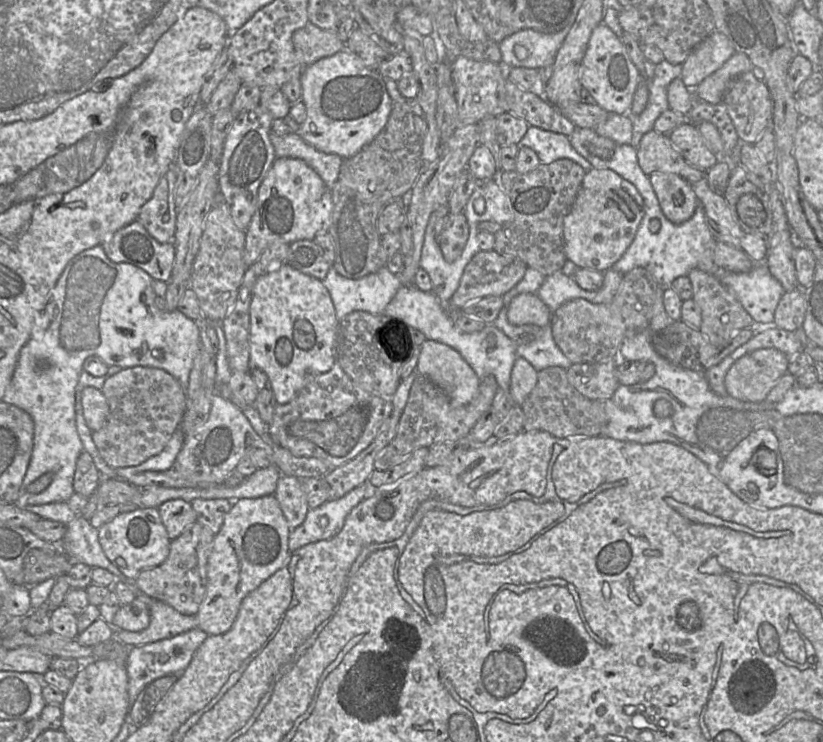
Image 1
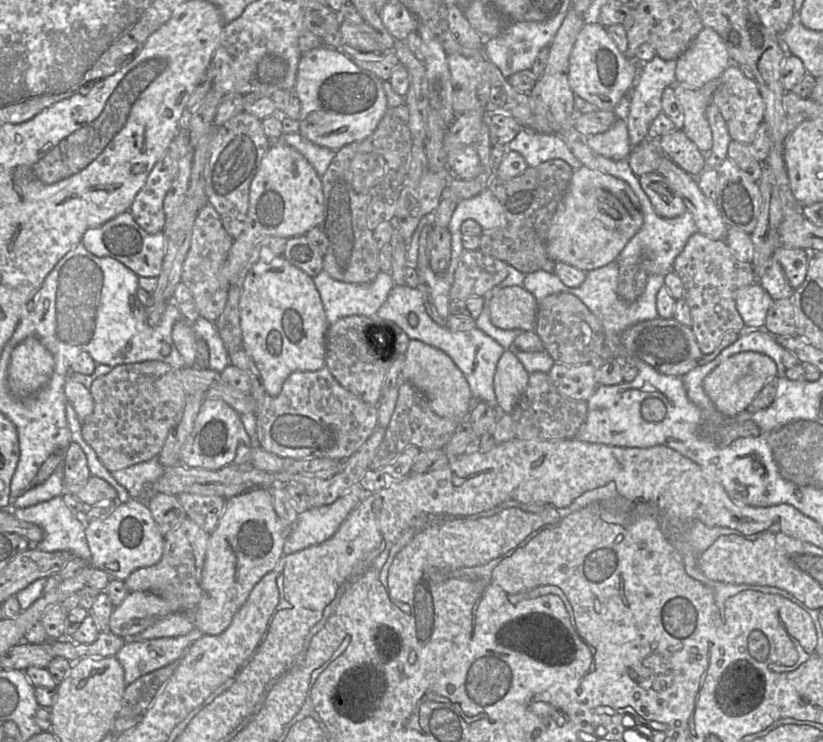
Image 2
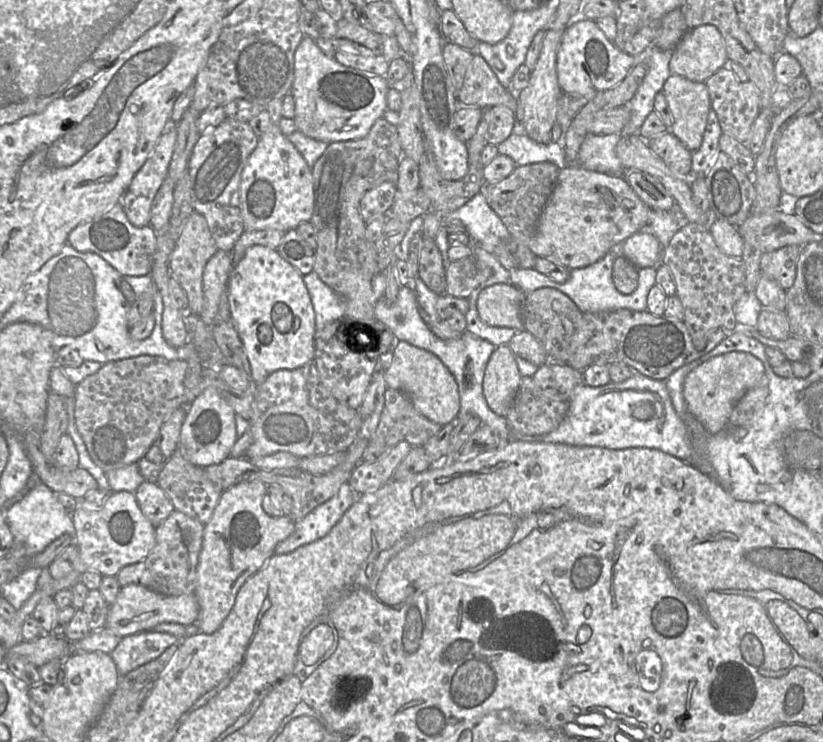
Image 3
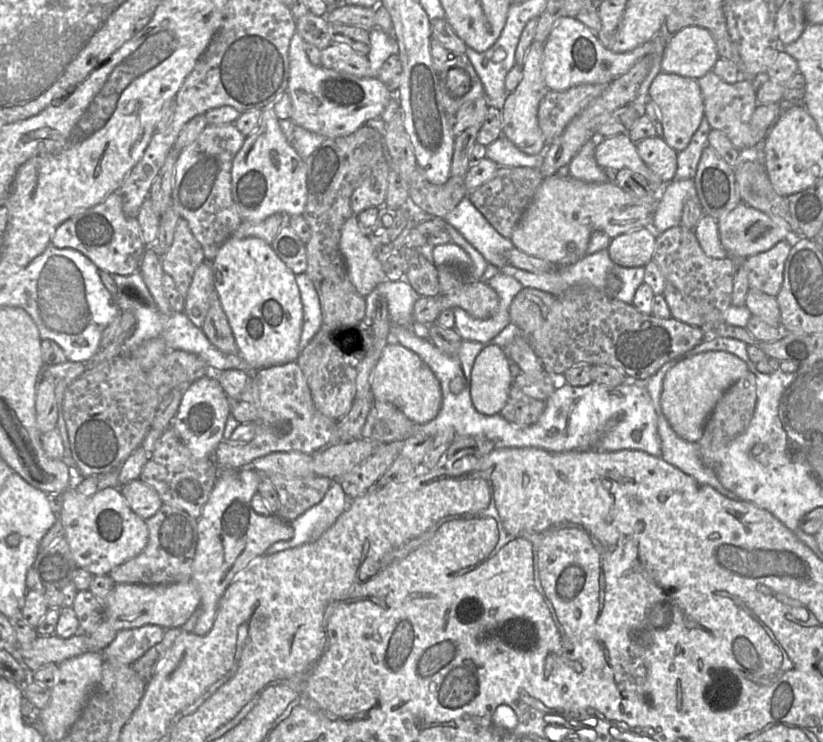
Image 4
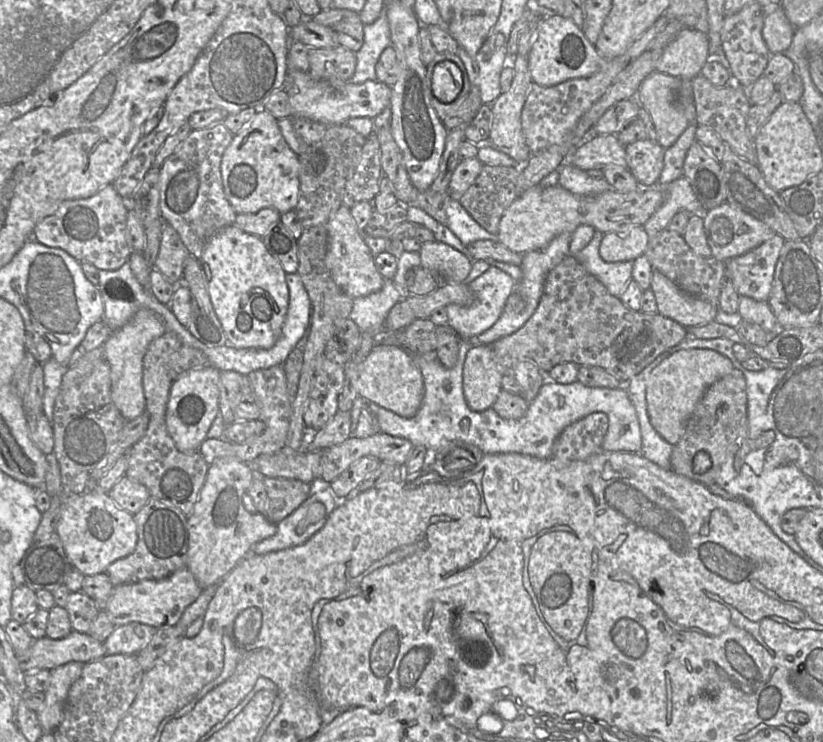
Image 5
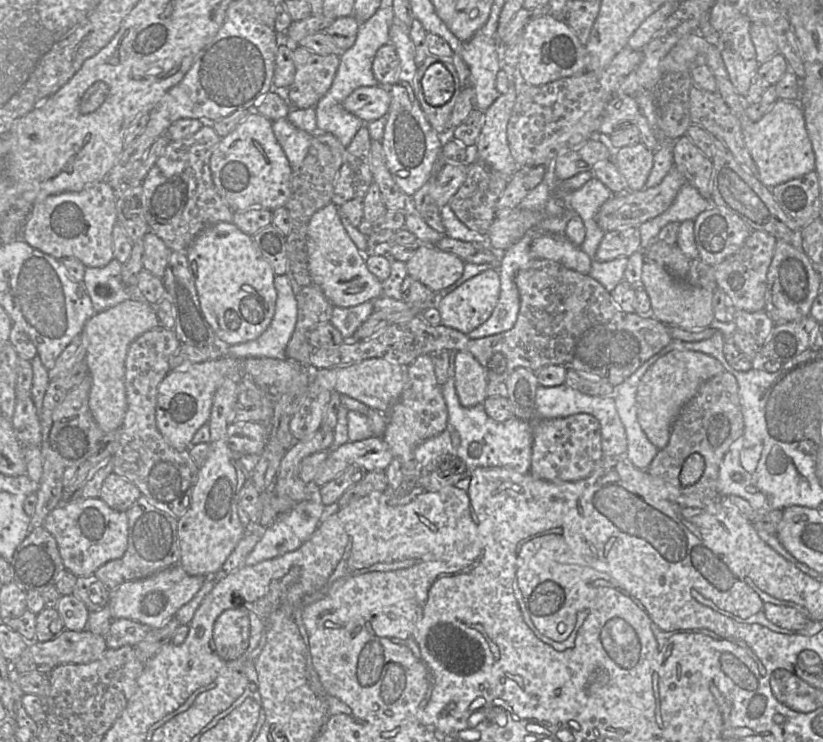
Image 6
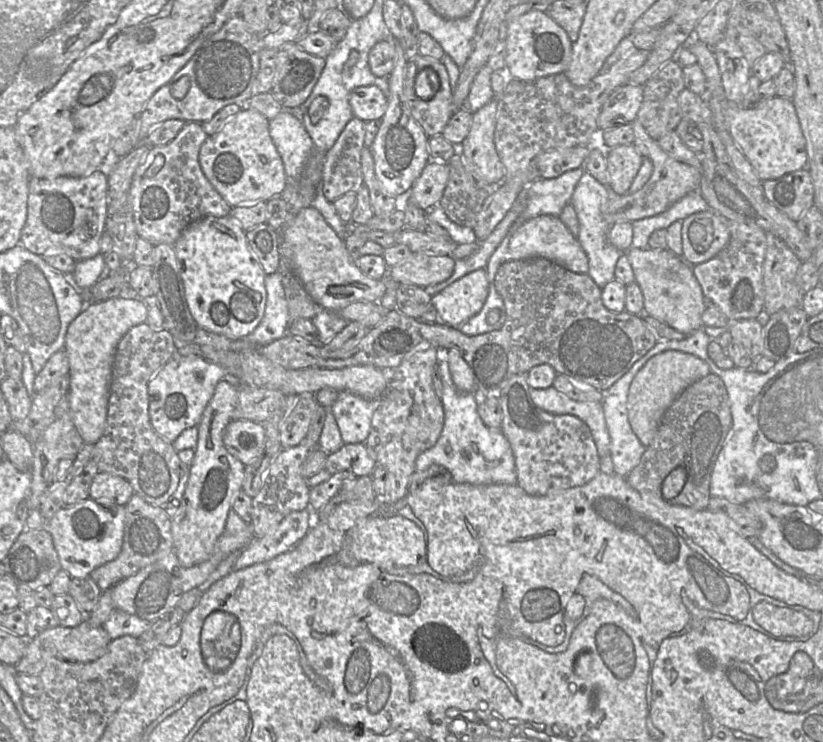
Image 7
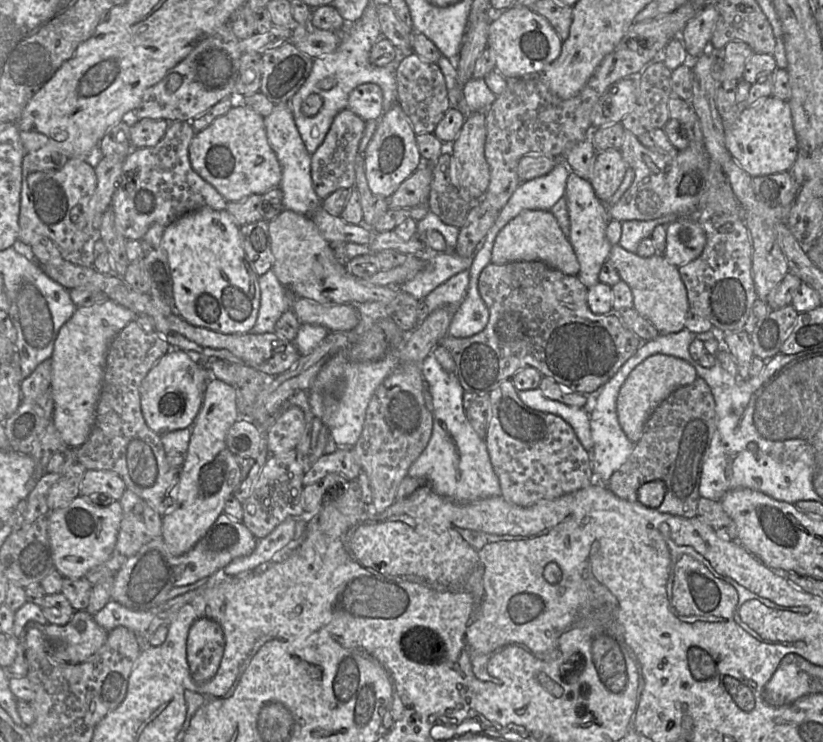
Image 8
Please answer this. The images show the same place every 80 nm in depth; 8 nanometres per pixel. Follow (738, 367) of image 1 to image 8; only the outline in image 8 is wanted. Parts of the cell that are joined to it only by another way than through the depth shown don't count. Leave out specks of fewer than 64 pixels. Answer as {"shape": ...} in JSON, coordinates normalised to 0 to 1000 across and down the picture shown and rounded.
{"shape":[[[796,477],[779,488],[762,508],[748,540],[752,571],[761,588],[770,597],[775,596],[793,553],[818,527],[840,518],[847,509],[843,493],[819,480]]]}

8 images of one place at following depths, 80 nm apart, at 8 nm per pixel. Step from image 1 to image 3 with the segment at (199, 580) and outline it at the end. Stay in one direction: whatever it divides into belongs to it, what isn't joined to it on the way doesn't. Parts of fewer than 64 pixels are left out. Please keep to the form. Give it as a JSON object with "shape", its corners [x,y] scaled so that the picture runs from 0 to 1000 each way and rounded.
{"shape":[[[213,686],[188,712],[188,718],[190,733],[179,751],[168,759],[151,763],[140,776],[145,787],[147,791],[156,787],[170,787],[202,803],[237,801],[248,708]]]}

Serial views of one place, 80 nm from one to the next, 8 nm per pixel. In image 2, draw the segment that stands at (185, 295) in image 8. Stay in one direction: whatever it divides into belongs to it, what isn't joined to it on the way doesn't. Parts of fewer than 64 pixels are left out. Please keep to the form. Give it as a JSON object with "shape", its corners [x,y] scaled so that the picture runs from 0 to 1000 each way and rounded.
{"shape":[[[310,337],[310,346],[299,357],[299,369],[290,400],[290,419],[295,468],[310,489],[324,531],[337,534],[341,528],[346,512],[358,501],[385,500],[395,495],[395,450],[401,437],[397,433],[388,394],[382,383],[380,373],[351,354],[344,345],[333,345],[329,350],[321,350],[316,348],[315,338]]]}

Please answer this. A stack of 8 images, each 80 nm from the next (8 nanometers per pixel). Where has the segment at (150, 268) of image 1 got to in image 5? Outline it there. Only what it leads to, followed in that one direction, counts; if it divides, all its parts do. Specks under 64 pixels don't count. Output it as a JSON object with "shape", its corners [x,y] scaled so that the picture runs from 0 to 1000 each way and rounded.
{"shape":[[[136,249],[126,251],[107,267],[77,272],[66,287],[44,302],[39,322],[57,333],[75,336],[95,352],[123,364],[145,363],[162,341],[152,268]]]}

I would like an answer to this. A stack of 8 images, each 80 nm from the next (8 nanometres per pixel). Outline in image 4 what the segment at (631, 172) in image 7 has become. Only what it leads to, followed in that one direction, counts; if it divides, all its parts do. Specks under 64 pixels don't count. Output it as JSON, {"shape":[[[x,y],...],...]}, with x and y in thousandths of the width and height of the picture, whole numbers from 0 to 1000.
{"shape":[[[803,183],[775,190],[773,198],[779,214],[803,245],[810,248],[820,243],[824,205],[815,199]]]}

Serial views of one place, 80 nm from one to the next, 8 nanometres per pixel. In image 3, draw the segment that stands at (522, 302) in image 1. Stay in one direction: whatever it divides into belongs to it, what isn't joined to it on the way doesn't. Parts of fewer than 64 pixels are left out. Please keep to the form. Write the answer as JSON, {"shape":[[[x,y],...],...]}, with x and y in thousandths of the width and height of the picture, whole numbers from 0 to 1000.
{"shape":[[[599,383],[584,389],[578,400],[582,427],[594,439],[635,443],[633,408],[637,395],[623,383]]]}

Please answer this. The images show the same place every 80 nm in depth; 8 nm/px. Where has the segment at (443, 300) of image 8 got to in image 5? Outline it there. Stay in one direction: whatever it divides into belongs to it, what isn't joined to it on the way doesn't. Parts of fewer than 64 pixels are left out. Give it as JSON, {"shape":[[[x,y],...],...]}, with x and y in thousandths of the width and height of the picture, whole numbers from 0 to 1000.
{"shape":[[[597,358],[591,367],[570,381],[577,404],[570,412],[547,410],[541,414],[544,435],[560,458],[578,458],[578,453],[597,442],[611,422],[618,399],[627,391],[628,379],[604,360]]]}

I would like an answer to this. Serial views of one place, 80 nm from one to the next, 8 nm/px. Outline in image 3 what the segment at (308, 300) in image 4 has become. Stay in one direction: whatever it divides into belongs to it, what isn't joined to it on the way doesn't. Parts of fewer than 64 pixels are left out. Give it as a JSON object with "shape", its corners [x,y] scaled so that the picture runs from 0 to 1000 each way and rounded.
{"shape":[[[383,367],[368,372],[383,420],[384,449],[420,423],[422,406]]]}

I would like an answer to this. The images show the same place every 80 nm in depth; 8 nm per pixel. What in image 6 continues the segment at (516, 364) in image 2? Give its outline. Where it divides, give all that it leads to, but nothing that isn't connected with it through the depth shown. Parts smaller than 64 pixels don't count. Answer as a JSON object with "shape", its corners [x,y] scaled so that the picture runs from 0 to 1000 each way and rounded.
{"shape":[[[565,473],[552,477],[553,524],[560,546],[576,549],[592,538],[593,508],[580,484]]]}

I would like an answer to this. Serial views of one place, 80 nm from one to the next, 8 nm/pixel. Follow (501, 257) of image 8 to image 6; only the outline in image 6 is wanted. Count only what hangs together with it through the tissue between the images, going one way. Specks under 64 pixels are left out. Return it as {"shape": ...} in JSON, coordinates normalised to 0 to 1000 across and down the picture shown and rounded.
{"shape":[[[659,315],[644,330],[648,349],[667,349],[708,369],[716,369],[717,348],[705,332],[696,329],[687,315]]]}

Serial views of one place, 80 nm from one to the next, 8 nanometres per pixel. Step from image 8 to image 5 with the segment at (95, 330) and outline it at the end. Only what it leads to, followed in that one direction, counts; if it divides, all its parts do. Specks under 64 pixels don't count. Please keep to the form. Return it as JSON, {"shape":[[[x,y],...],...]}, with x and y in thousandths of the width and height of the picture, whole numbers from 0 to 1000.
{"shape":[[[171,415],[152,438],[139,446],[123,468],[134,495],[136,540],[154,567],[160,567],[176,555],[174,482],[181,464],[200,447],[196,430],[183,418]]]}

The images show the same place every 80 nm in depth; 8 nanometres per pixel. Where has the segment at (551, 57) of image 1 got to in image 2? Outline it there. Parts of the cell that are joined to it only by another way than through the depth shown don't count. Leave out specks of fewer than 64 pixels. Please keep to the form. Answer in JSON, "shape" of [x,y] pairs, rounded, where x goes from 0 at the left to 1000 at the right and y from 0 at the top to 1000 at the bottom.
{"shape":[[[687,18],[661,30],[621,30],[603,51],[589,53],[586,66],[589,78],[604,89],[614,105],[634,94],[644,94],[655,70],[667,63],[682,35]]]}

